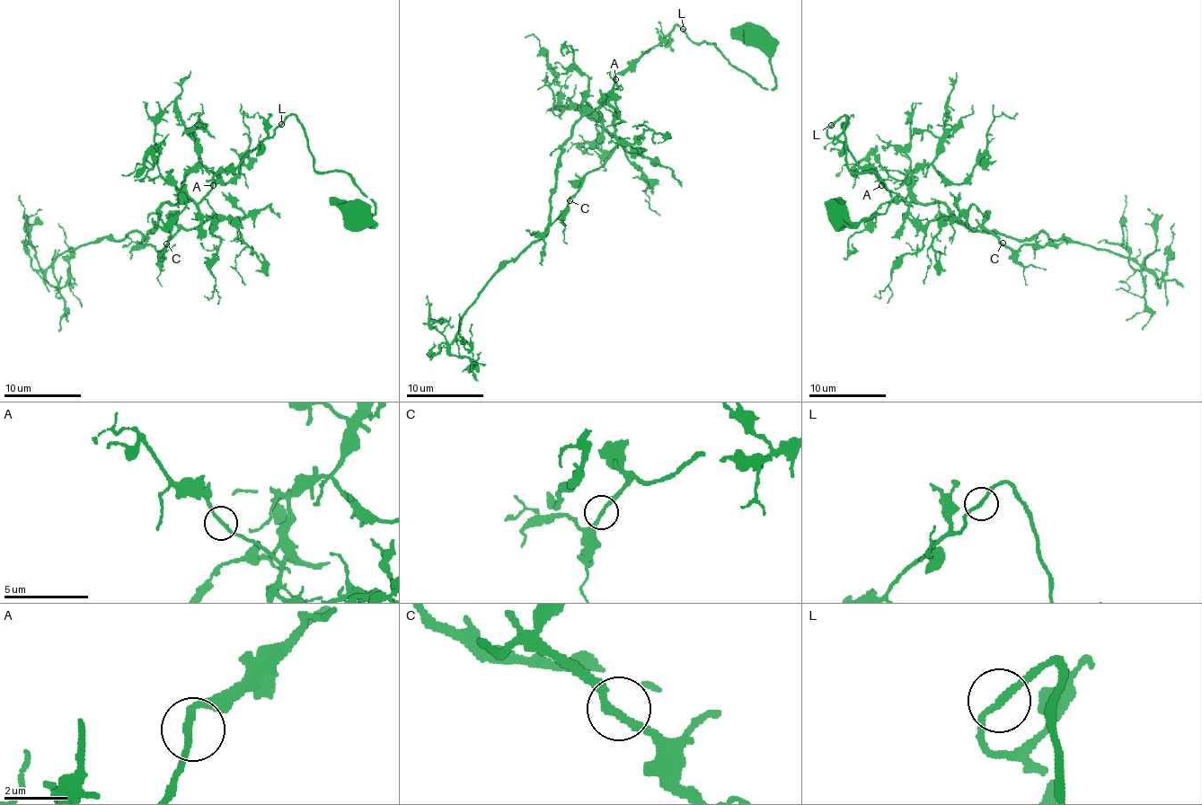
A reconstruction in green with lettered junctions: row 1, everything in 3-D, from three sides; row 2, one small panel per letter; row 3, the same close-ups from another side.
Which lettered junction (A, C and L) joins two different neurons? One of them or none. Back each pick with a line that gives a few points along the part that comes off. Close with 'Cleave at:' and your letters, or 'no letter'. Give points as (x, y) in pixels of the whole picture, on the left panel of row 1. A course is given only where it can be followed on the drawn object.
Cleave at: no letter

